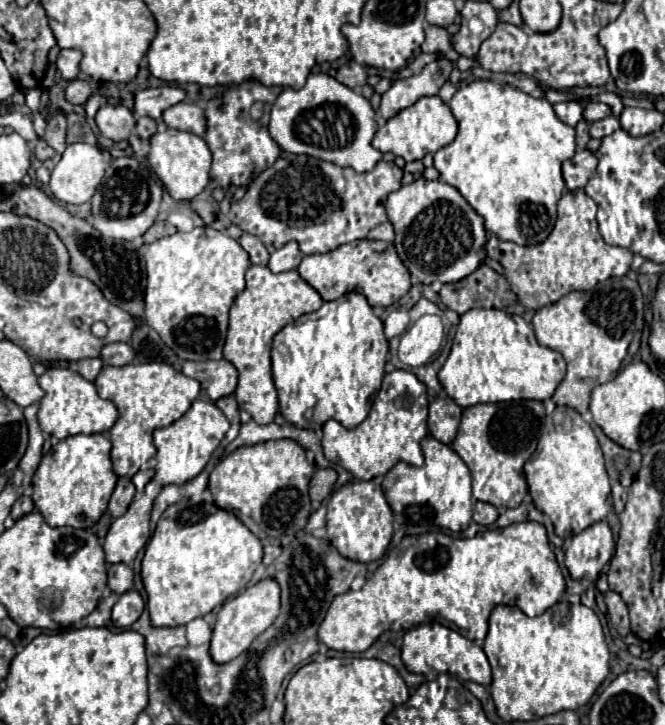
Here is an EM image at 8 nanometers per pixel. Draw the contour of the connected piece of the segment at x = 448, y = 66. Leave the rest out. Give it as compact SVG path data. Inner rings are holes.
M440 58L432 64L428 64L420 74L396 80L386 94L382 94L380 104L380 116L384 120L396 116L400 110L412 106L422 96L434 96L442 88L442 84L448 80L454 64L448 58Z

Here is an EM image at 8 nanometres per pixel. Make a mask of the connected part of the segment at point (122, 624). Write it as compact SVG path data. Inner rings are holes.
M128 590L120 594L112 608L112 622L116 628L130 628L142 614L144 600L136 590Z

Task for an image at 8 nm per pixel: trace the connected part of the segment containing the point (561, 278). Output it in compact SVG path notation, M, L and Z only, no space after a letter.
M568 190L558 200L558 220L544 244L524 248L518 244L506 244L491 234L486 250L488 256L502 264L518 300L532 310L544 308L568 292L594 288L598 282L604 282L610 276L620 278L630 270L632 264L632 252L628 248L610 246L602 240L596 222L596 202L586 196L584 190Z

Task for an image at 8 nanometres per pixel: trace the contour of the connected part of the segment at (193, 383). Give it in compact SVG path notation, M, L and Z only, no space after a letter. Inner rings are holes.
M164 362L104 366L94 384L98 388L98 394L112 400L120 412L116 424L108 430L112 442L112 464L118 476L134 476L140 466L156 454L152 432L156 428L170 426L180 416L184 416L190 410L192 402L202 394L198 380L184 376Z

